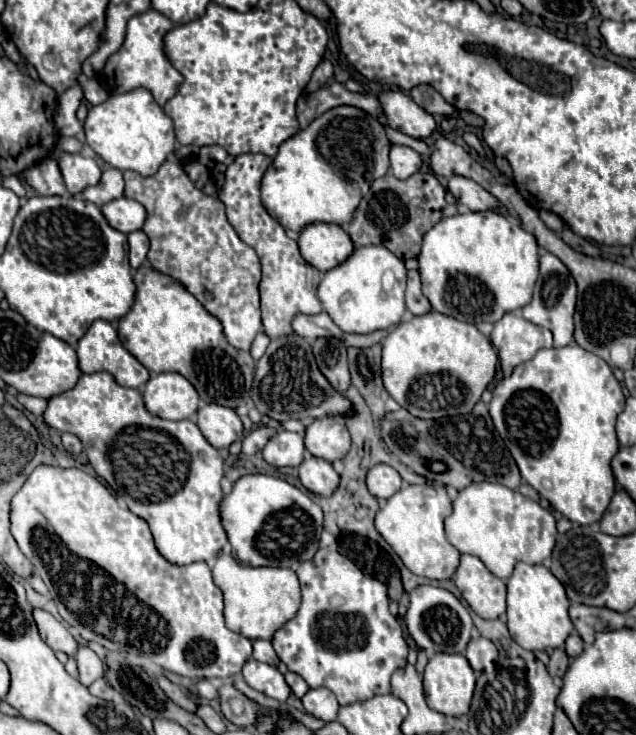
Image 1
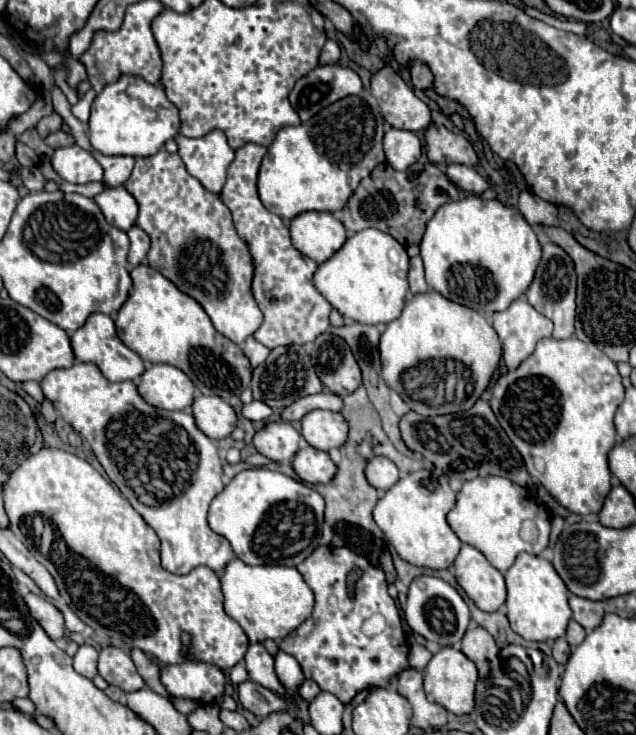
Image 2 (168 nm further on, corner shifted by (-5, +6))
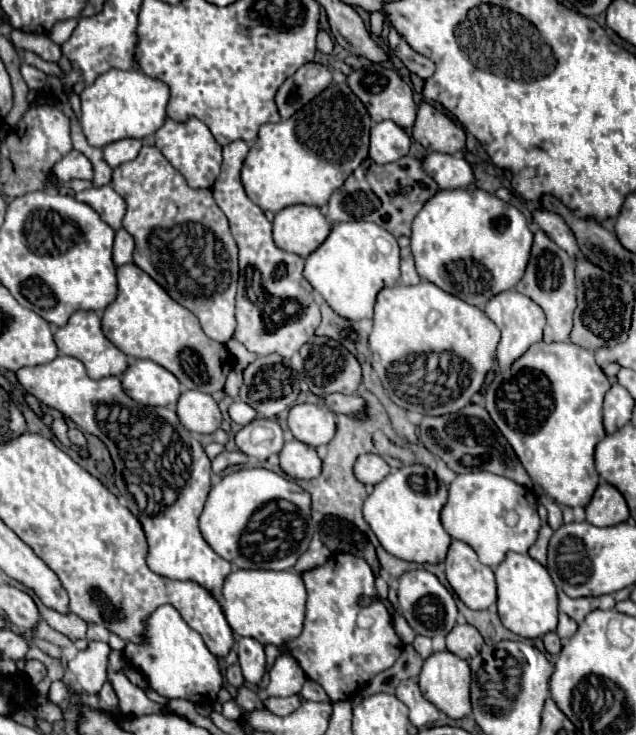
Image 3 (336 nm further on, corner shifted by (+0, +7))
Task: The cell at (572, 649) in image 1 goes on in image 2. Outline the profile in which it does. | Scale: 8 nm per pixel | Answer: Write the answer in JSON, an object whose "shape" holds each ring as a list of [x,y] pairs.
{"shape":[[[569,621],[569,625],[567,625],[567,643],[571,645],[571,647],[577,647],[583,639],[585,639],[585,629],[577,623],[577,621]]]}

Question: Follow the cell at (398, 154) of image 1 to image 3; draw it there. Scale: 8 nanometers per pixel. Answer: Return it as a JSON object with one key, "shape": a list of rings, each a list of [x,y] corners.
{"shape":[[[386,120],[372,126],[370,158],[378,164],[390,164],[406,156],[410,150],[410,136],[394,122]]]}

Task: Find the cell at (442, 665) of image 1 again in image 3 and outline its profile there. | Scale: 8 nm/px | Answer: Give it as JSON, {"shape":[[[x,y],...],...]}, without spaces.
{"shape":[[[444,650],[444,652],[434,652],[430,658],[426,658],[418,684],[420,684],[424,698],[434,702],[434,706],[438,706],[438,710],[448,714],[450,718],[464,718],[472,712],[470,708],[470,666],[466,660],[458,658],[456,654]]]}

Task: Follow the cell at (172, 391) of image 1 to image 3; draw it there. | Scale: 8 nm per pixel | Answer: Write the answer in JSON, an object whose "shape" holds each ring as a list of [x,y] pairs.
{"shape":[[[134,360],[122,374],[122,386],[144,406],[168,406],[180,398],[178,378],[152,360]]]}

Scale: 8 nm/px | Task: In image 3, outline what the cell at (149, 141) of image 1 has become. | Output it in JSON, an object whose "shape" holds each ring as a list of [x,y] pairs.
{"shape":[[[108,70],[96,78],[92,86],[80,94],[82,116],[80,126],[86,130],[86,140],[94,148],[104,148],[116,140],[124,138],[146,138],[162,128],[166,116],[166,106],[170,100],[170,90],[164,82],[158,82],[140,70]]]}

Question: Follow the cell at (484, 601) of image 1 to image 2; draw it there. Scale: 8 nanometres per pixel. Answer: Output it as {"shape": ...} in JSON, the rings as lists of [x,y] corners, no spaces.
{"shape":[[[463,545],[455,559],[455,579],[481,611],[497,611],[505,603],[503,575],[471,545]]]}

